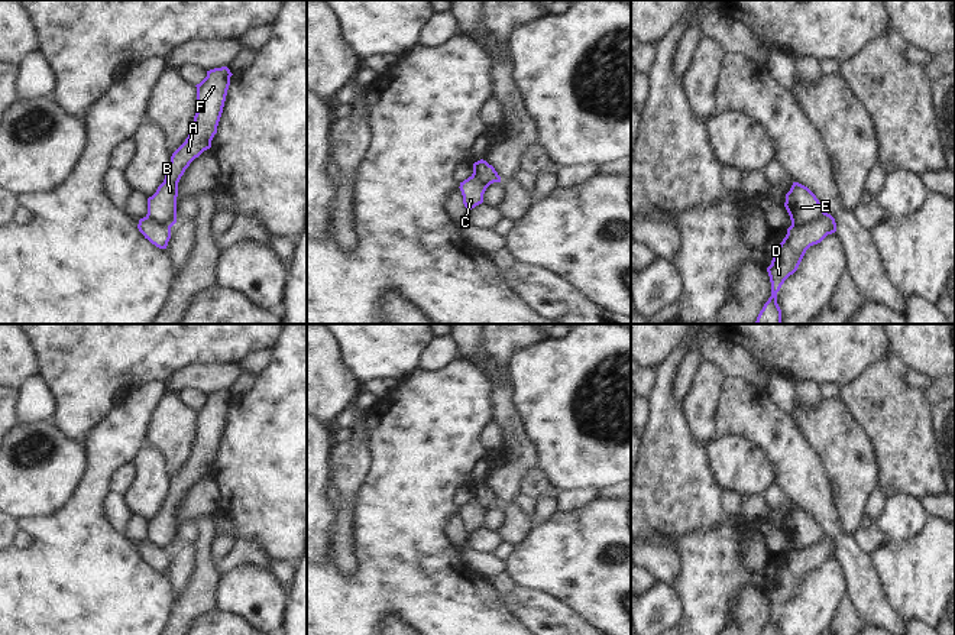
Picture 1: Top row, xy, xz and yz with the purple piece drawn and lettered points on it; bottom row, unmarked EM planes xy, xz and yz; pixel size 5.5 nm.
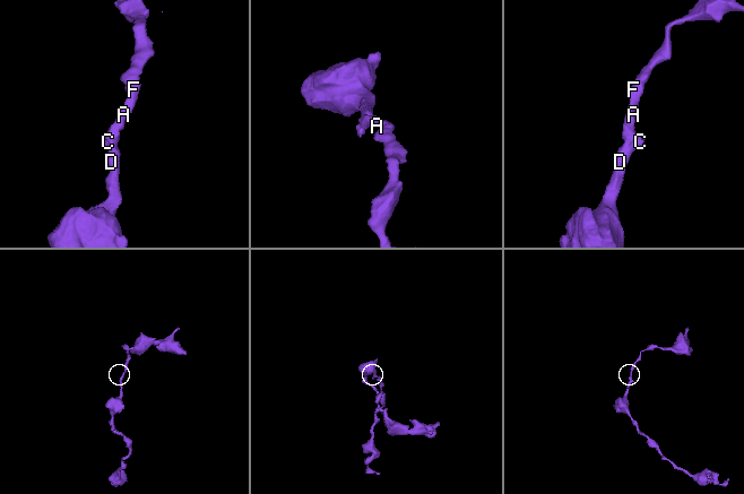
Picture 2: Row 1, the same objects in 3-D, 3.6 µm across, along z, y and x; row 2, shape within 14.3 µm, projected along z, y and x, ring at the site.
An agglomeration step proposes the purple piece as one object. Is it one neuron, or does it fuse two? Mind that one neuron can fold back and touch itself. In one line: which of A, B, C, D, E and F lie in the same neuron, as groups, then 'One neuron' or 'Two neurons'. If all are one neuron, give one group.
Groups: A B E F / C D. Two neurons.

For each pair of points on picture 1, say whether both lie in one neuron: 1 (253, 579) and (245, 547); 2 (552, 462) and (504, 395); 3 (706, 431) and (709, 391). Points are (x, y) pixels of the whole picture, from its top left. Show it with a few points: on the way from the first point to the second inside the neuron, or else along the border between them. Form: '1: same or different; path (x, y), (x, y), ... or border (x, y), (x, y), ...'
1: different; border (268, 567), (240, 564), (220, 576)
2: different; border (510, 381), (514, 408), (531, 446)
3: same; path (706, 421), (706, 401)

